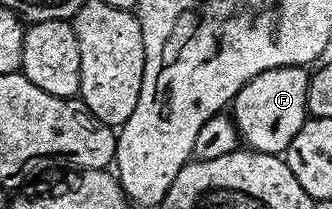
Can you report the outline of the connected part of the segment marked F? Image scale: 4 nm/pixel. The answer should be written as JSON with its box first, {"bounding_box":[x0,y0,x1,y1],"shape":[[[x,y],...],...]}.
{"bounding_box":[230,65,309,154],"shape":[[[279,65],[277,69],[254,75],[233,99],[230,116],[239,138],[257,153],[285,154],[294,136],[309,120],[306,95],[309,70],[303,65]]]}

